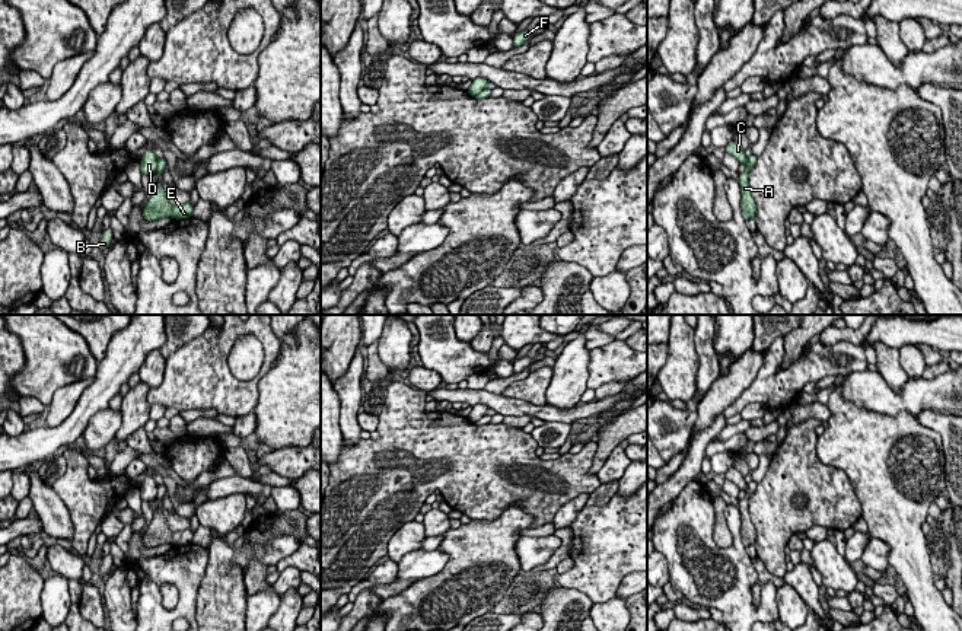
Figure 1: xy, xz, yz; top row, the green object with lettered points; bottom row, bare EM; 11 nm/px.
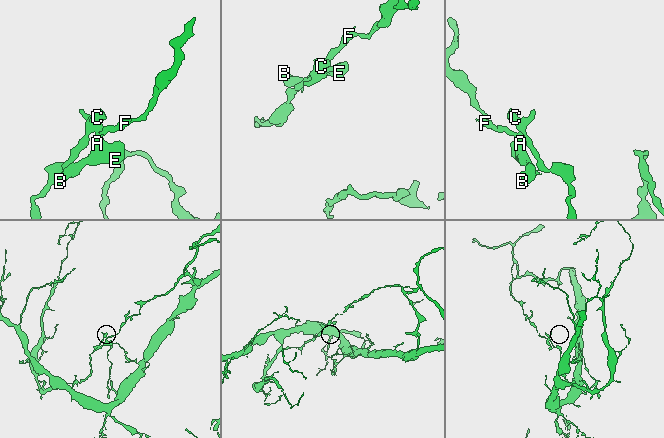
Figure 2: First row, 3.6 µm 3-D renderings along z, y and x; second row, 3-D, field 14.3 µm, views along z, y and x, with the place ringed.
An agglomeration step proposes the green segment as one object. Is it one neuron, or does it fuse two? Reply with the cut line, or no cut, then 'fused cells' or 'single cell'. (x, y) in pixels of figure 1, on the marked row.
cut xy (158, 158), (155, 169); fused cells

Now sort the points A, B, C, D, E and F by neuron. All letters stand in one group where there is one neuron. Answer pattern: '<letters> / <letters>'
A B E F / C D

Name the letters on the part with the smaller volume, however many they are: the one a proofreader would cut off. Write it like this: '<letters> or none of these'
A, B, E, F

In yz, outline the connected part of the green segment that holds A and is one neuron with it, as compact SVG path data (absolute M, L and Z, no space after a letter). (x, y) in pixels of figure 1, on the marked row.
M751 154L748 157L748 165L745 168L743 173L739 173L739 185L742 191L742 201L740 201L740 210L745 220L755 219L756 214L756 205L751 195L748 175L749 171L755 166L758 156Z

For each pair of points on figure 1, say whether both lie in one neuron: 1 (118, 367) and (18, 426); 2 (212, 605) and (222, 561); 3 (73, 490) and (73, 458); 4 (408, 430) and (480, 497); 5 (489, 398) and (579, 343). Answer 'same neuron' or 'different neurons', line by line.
1: different neurons
2: same neuron
3: same neuron
4: same neuron
5: different neurons

